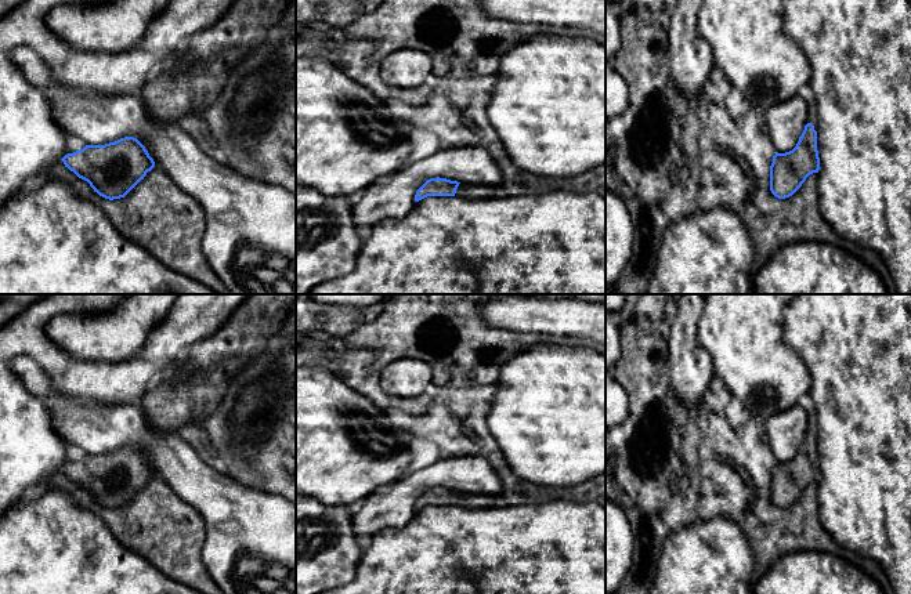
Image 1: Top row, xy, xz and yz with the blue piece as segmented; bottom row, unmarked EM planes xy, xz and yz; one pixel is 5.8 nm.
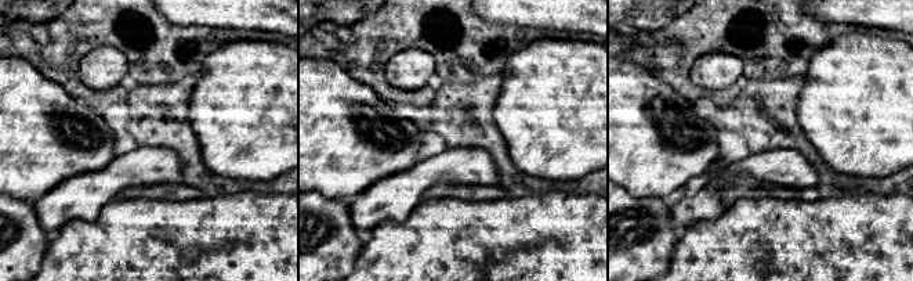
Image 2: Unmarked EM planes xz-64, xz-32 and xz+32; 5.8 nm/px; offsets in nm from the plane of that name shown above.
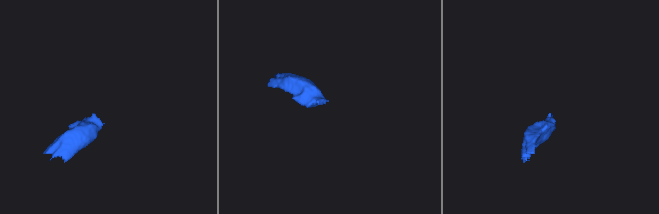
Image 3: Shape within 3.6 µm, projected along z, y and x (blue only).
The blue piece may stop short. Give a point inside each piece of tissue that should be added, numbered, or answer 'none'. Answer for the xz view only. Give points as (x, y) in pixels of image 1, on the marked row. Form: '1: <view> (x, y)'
1: xz (472, 191)

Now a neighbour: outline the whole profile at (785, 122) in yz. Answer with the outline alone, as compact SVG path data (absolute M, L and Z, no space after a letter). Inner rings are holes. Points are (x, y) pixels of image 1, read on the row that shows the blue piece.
M799 94L763 112L769 137L776 152L785 153L792 151L805 126L807 124L807 104Z

